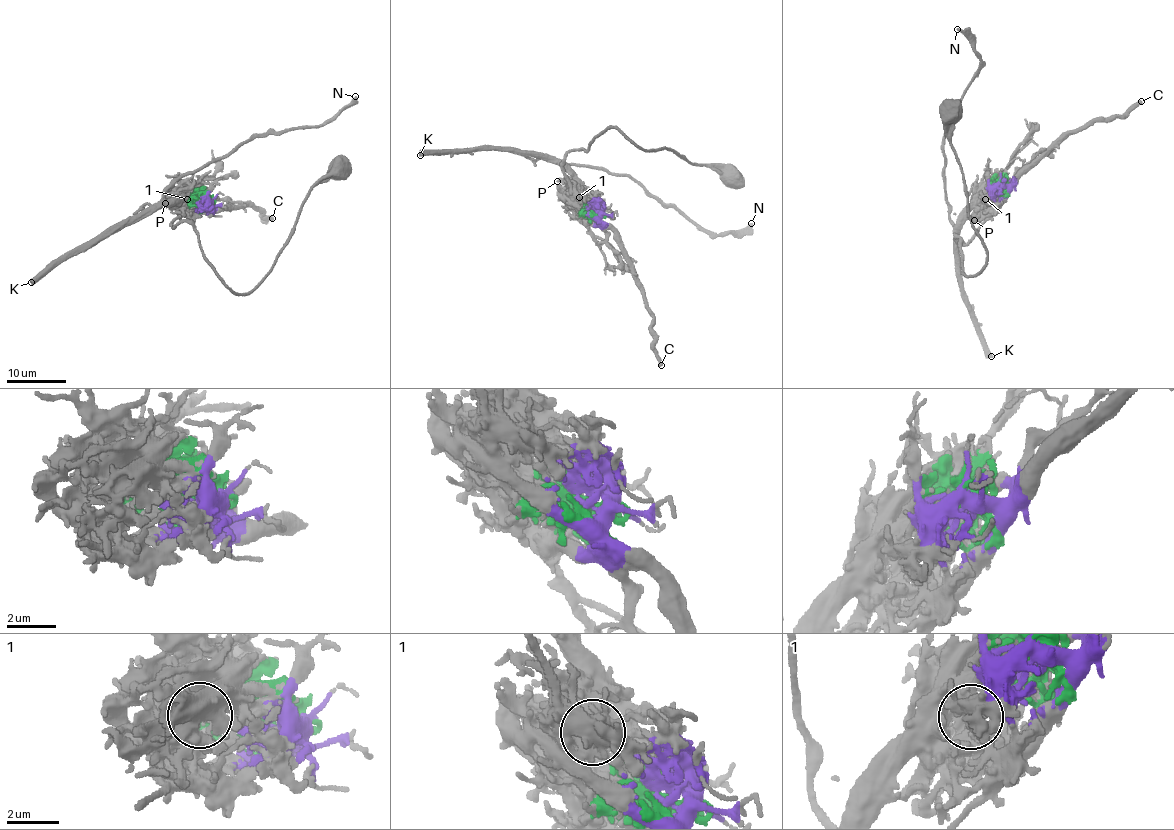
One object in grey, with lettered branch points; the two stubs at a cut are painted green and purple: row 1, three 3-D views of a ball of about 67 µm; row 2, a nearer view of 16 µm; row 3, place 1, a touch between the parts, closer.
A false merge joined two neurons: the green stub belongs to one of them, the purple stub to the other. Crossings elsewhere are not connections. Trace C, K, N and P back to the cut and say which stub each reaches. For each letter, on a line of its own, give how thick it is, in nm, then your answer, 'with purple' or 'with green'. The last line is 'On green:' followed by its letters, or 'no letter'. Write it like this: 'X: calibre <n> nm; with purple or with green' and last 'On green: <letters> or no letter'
C: calibre 440 nm; with purple
K: calibre 550 nm; with green
N: calibre 240 nm; with green
P: calibre 140 nm; with green
On green: K, N, P

